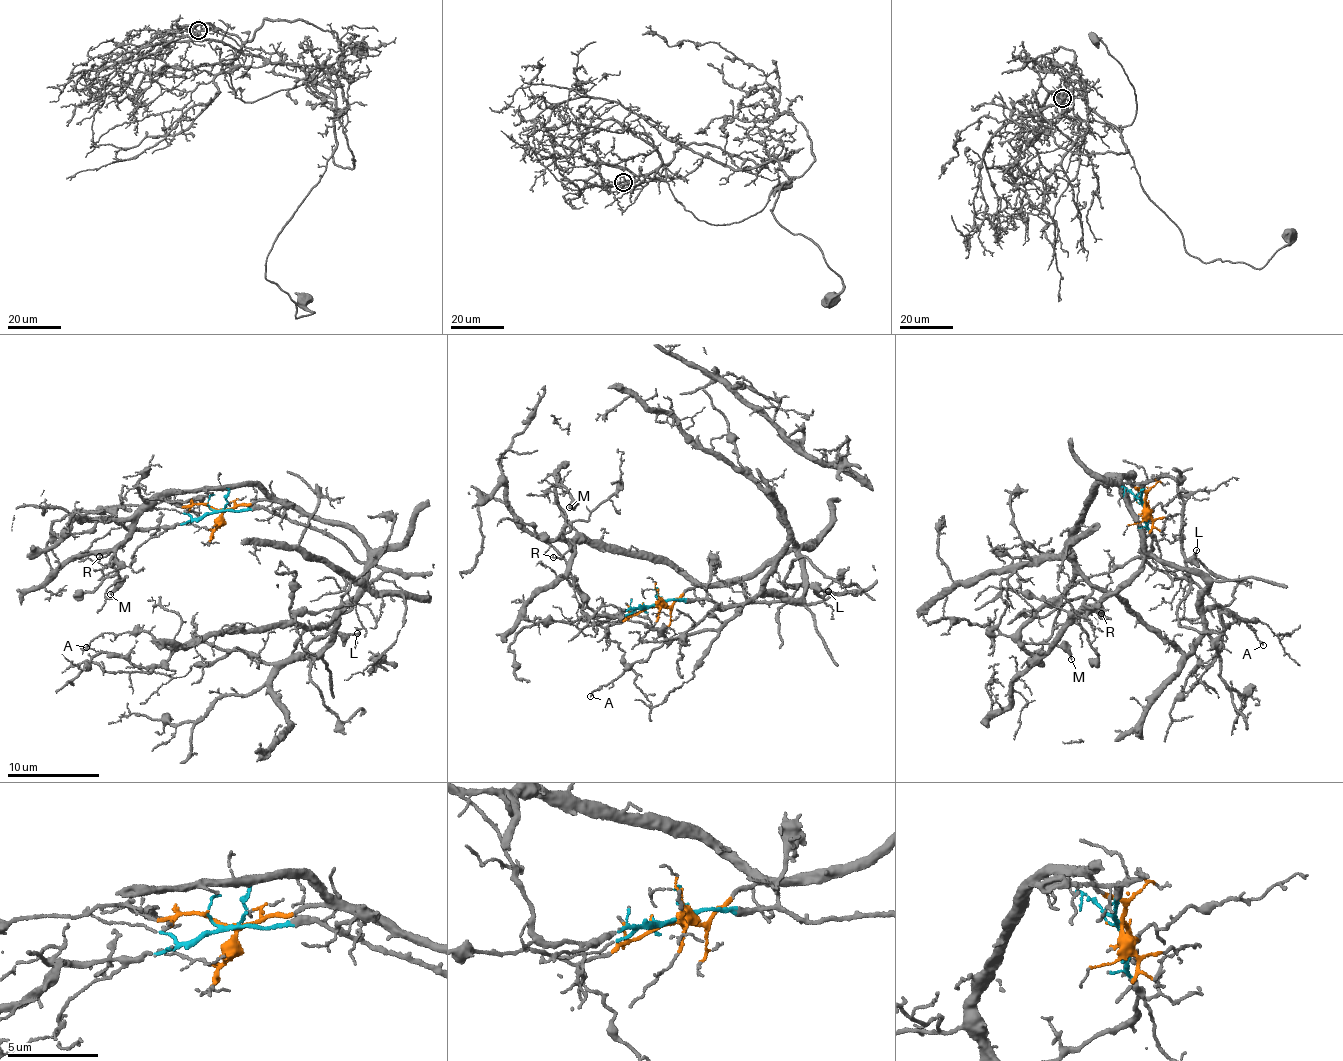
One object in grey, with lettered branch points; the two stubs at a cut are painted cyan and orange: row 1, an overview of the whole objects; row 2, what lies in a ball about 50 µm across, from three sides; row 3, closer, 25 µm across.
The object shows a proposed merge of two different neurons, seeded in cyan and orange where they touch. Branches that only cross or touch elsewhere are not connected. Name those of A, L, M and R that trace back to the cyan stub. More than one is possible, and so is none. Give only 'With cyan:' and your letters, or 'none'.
With cyan: L

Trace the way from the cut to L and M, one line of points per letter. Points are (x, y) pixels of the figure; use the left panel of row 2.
L: (214, 509), (285, 515), (345, 543), (359, 560), (381, 569), (357, 602), (334, 620), (337, 633), (357, 634)
M: (216, 509), (229, 511), (266, 498), (257, 486), (247, 485), (162, 495), (109, 564), (118, 572), (109, 594)

